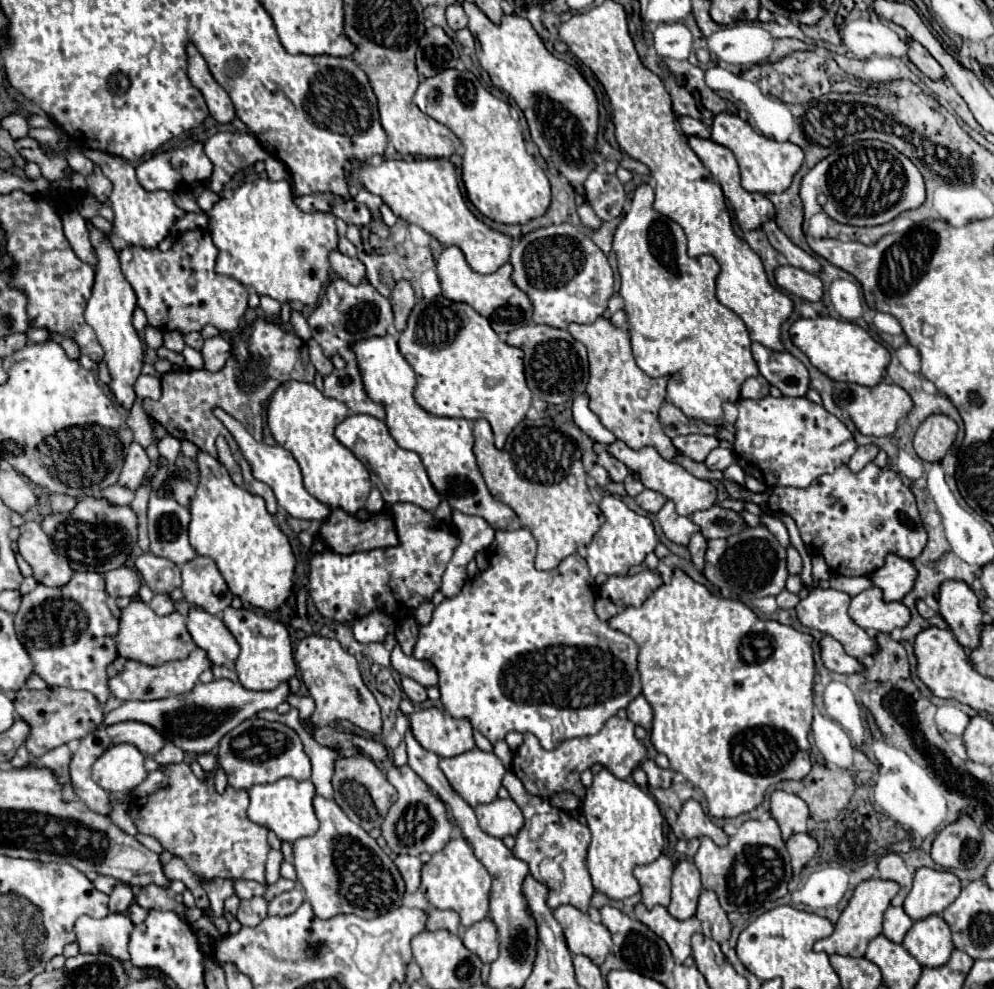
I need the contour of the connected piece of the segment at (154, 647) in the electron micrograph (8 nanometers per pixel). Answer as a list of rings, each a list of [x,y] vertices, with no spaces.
[[[133,599],[125,609],[121,609],[119,631],[117,631],[117,637],[113,637],[113,641],[117,641],[119,657],[133,659],[133,661],[139,661],[143,665],[153,665],[153,667],[163,665],[167,661],[175,661],[175,659],[185,659],[193,649],[197,649],[197,645],[193,643],[185,627],[185,617],[181,613],[175,611],[171,615],[159,617],[141,599]]]

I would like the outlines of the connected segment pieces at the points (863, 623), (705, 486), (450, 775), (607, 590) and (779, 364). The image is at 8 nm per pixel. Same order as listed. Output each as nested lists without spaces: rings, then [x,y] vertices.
[[[869,587],[853,597],[849,603],[849,615],[865,631],[873,629],[891,633],[895,627],[905,627],[909,623],[909,609],[901,601],[883,601],[883,593],[877,587]]]
[[[615,441],[611,445],[607,445],[607,451],[609,455],[613,455],[617,461],[625,463],[629,471],[637,473],[639,475],[639,481],[647,487],[647,489],[653,489],[657,493],[661,493],[663,497],[671,499],[675,503],[675,509],[679,515],[693,515],[697,509],[709,509],[715,499],[717,499],[717,489],[709,483],[709,481],[703,481],[703,479],[697,479],[693,477],[683,465],[675,463],[675,461],[665,461],[653,447],[645,447],[645,449],[639,449],[639,451],[633,451],[629,449],[623,441]]]
[[[471,749],[467,753],[461,753],[457,757],[451,759],[441,759],[439,761],[441,771],[445,773],[445,777],[449,779],[451,787],[465,799],[471,801],[471,807],[475,807],[479,801],[481,803],[491,803],[497,797],[497,791],[501,787],[501,779],[505,775],[505,767],[499,761],[499,757],[495,753],[487,753],[481,749]]]
[[[641,571],[637,575],[609,577],[603,583],[603,595],[619,607],[641,607],[641,603],[661,585],[661,575],[655,571]]]
[[[761,343],[751,345],[761,375],[775,385],[785,397],[803,397],[809,389],[809,373],[805,365],[787,351],[765,349]]]

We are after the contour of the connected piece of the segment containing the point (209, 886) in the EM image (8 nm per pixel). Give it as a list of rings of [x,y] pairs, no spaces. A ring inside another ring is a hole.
[[[215,878],[213,881],[207,881],[205,885],[207,897],[211,901],[211,909],[215,915],[224,914],[225,900],[234,894],[233,880],[226,878]]]

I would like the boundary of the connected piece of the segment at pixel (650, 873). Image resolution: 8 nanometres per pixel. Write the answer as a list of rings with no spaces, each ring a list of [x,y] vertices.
[[[661,855],[657,861],[641,865],[633,871],[635,879],[641,885],[641,903],[647,909],[653,909],[655,905],[669,905],[671,899],[671,875],[673,875],[675,859]]]

